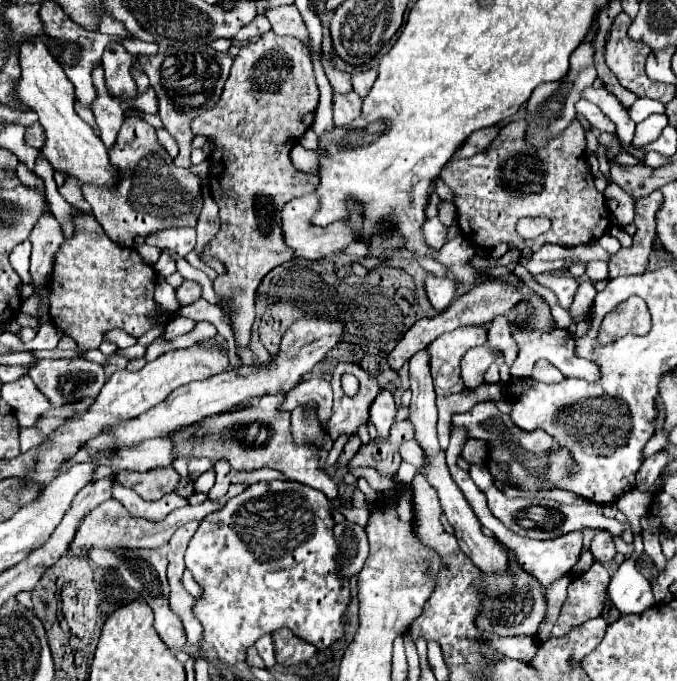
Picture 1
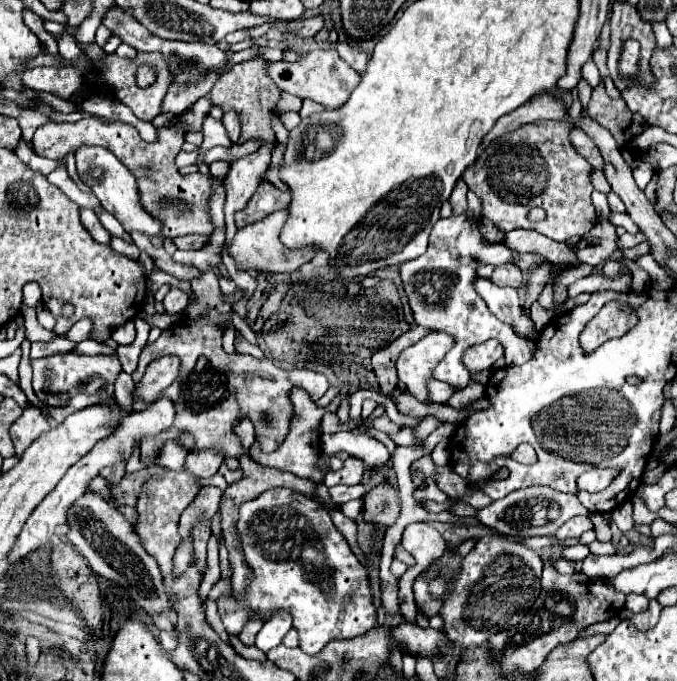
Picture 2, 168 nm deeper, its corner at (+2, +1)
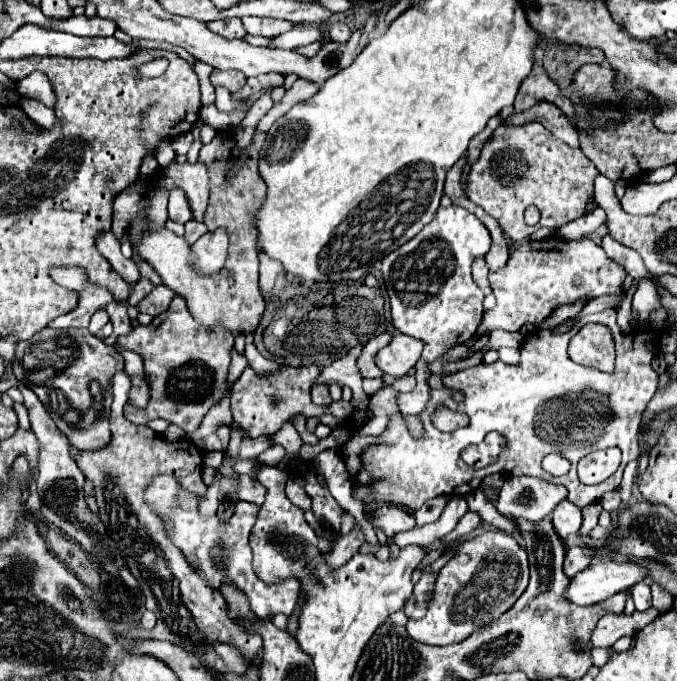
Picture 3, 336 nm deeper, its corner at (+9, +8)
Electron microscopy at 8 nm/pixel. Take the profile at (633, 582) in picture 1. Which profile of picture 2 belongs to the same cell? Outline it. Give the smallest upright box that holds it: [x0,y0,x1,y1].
[623,593,649,613]

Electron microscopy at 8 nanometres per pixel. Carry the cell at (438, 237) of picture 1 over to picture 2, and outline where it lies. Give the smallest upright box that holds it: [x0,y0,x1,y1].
[398,215,535,387]

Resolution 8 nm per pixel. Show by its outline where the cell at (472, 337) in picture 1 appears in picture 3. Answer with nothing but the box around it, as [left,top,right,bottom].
[374,334,422,378]

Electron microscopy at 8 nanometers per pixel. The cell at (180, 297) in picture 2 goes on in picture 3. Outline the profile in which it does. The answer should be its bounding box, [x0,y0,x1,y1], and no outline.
[138,286,174,316]

